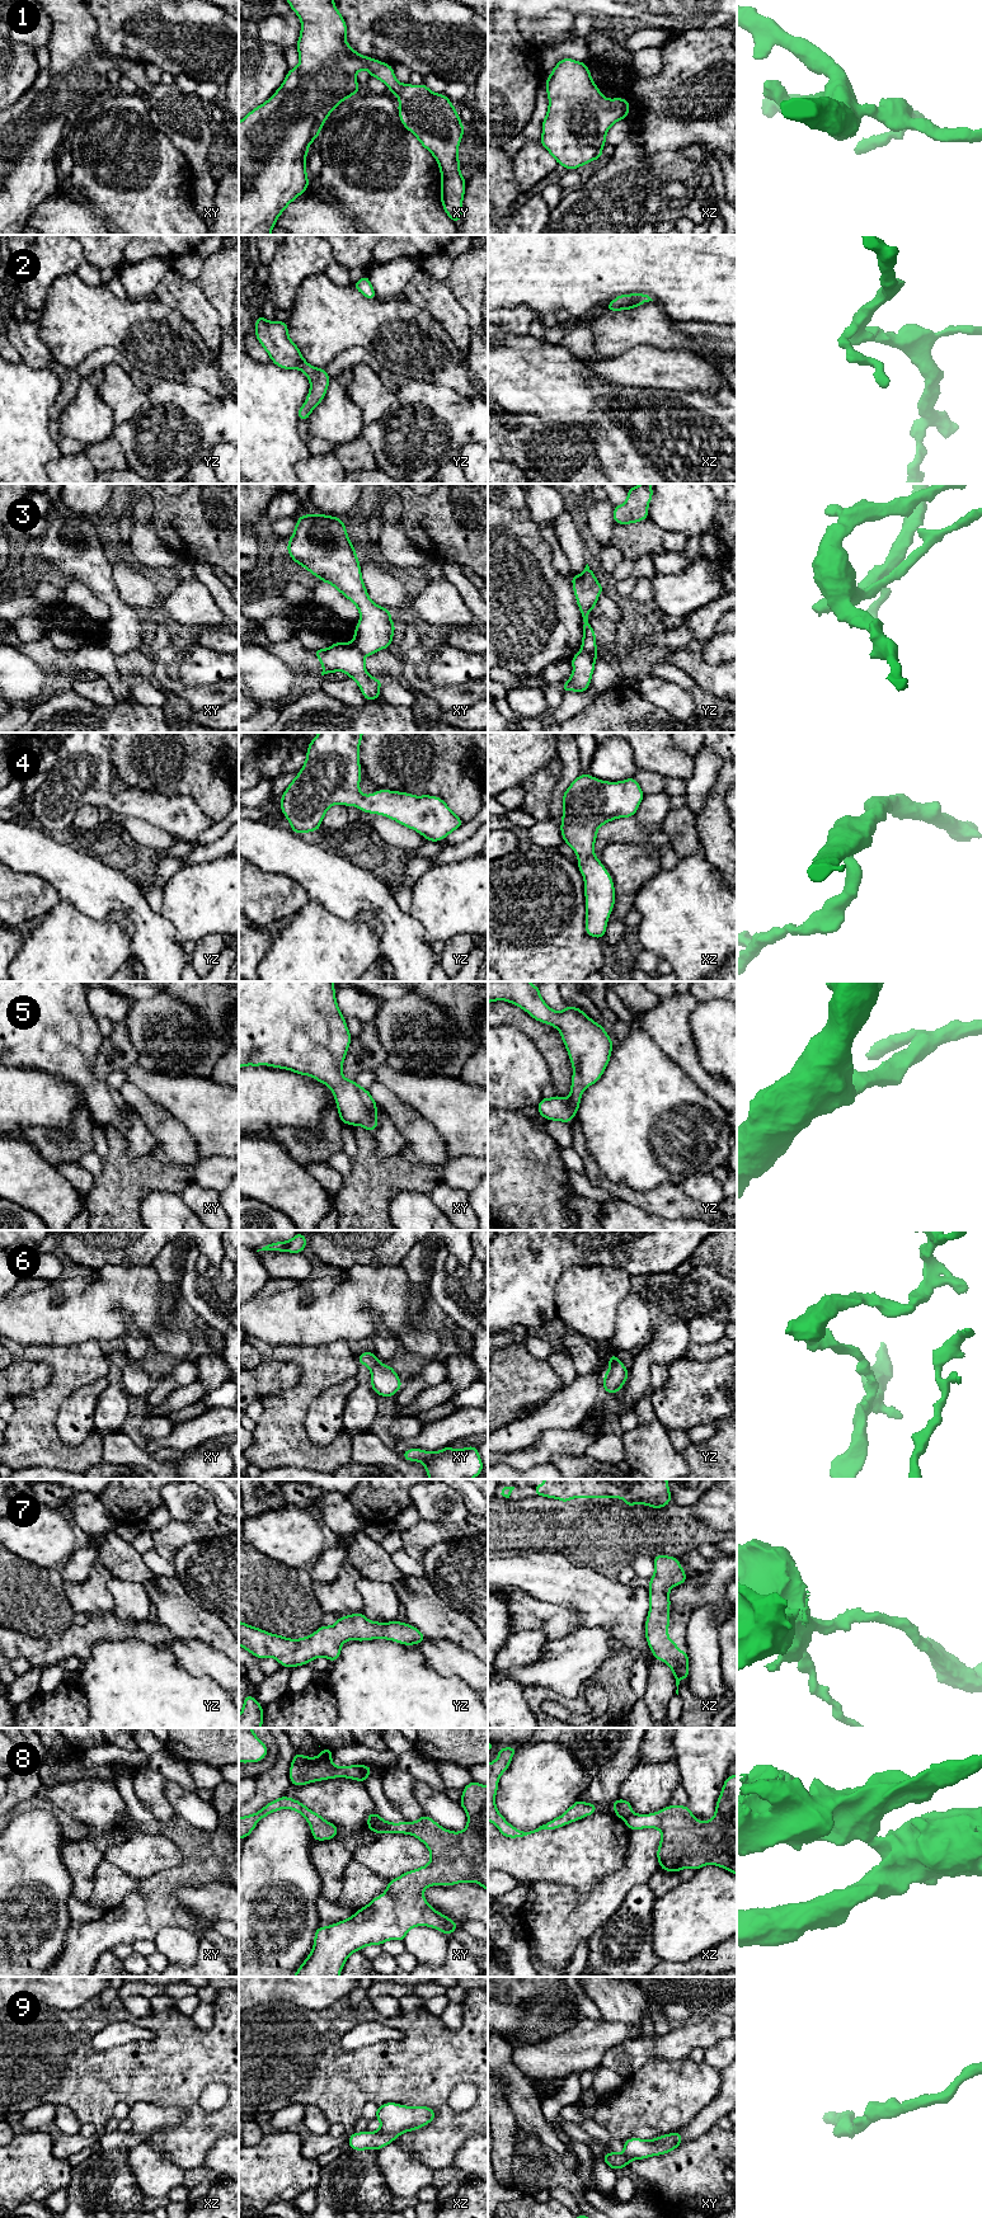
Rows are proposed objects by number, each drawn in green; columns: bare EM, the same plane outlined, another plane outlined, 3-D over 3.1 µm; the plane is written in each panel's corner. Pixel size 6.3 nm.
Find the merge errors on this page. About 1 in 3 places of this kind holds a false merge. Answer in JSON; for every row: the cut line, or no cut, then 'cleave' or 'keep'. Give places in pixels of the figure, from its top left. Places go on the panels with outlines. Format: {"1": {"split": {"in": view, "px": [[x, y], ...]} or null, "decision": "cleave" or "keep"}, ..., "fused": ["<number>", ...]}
{"1": {"split": null, "decision": "keep"}, "2": {"split": null, "decision": "keep"}, "3": {"split": {"in": "xy", "px": [[352, 643], [365, 655]]}, "decision": "cleave"}, "4": {"split": null, "decision": "keep"}, "5": {"split": null, "decision": "keep"}, "6": {"split": null, "decision": "keep"}, "7": {"split": null, "decision": "keep"}, "8": {"split": {"in": "xy", "px": [[384, 1821], [376, 1832]]}, "decision": "cleave"}, "9": {"split": null, "decision": "keep"}, "fused": ["3", "8"]}

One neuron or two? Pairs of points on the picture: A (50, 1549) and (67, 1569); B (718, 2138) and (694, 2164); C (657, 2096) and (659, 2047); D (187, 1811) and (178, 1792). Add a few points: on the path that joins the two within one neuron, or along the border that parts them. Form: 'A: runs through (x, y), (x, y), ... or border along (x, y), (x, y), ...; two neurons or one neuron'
A: border along (79, 1544), (75, 1552), (56, 1567); two neurons
B: runs through (712, 2144), (700, 2157); one neuron
C: border along (687, 2056), (680, 2059), (652, 2058), (634, 2072); two neurons
D: runs through (187, 1806), (178, 1797); one neuron

